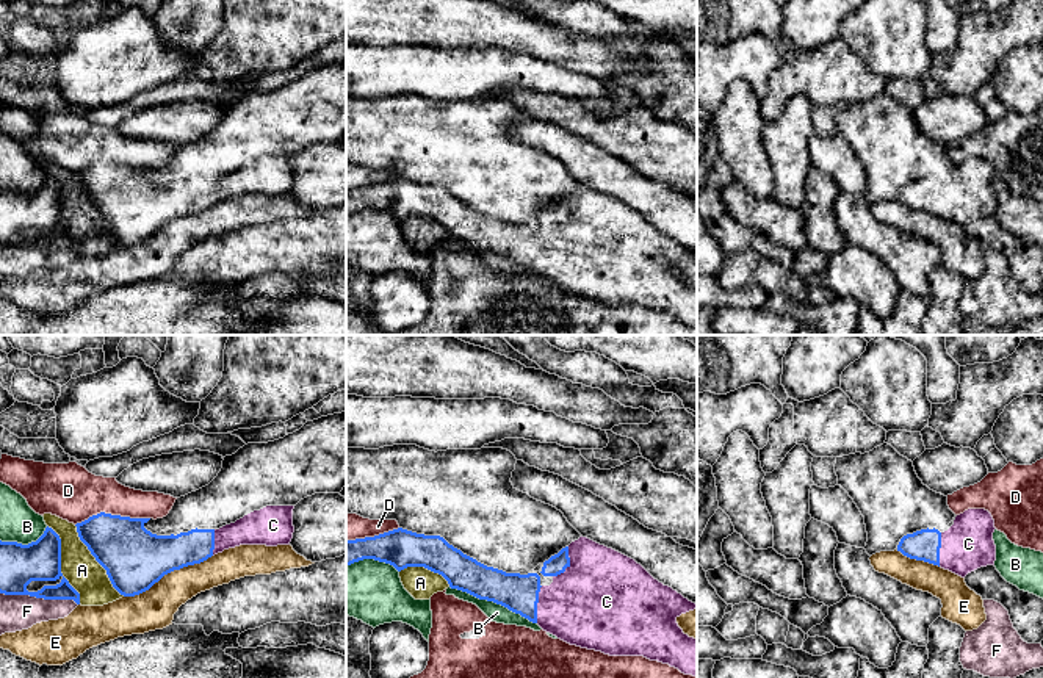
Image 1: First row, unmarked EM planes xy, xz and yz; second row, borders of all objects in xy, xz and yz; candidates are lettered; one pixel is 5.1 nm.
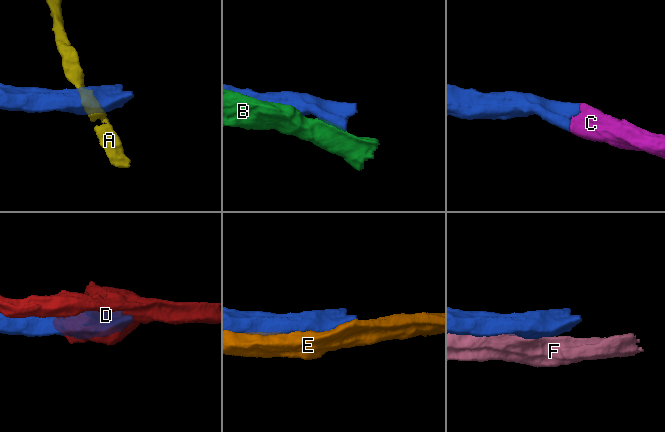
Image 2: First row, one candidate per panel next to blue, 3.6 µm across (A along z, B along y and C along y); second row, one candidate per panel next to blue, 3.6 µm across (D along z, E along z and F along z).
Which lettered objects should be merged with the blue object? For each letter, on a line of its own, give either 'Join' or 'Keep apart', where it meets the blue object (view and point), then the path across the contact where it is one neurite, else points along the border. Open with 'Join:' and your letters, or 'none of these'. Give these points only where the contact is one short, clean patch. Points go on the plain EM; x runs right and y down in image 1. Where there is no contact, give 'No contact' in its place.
Join: C
A: Keep apart. Touches blue at xy (60, 213)
B: Keep apart. Touches blue at xz (494, 251)
C: Join. Touches blue at xz (569, 213)
D: Keep apart. Touches blue at xy (111, 165)
E: Keep apart. Touches blue at xy (168, 221)
F: Keep apart. Touches blue at xy (39, 246)

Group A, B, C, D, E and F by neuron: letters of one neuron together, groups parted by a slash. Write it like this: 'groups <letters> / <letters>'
groups A / B / C / D / E / F

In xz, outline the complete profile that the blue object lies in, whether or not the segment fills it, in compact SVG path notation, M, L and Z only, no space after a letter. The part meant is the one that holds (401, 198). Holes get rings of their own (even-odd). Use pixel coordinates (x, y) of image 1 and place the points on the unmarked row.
M402 177L346 189L346 215L363 208L390 213L398 221L424 216L442 224L451 238L501 254L570 294L609 305L644 305L697 326L697 288L684 283L677 272L681 263L697 258L697 254L655 229L634 208L587 186L581 185L543 211L540 222L553 227L550 235L542 235L537 222L506 222L487 216L440 185L417 183Z

